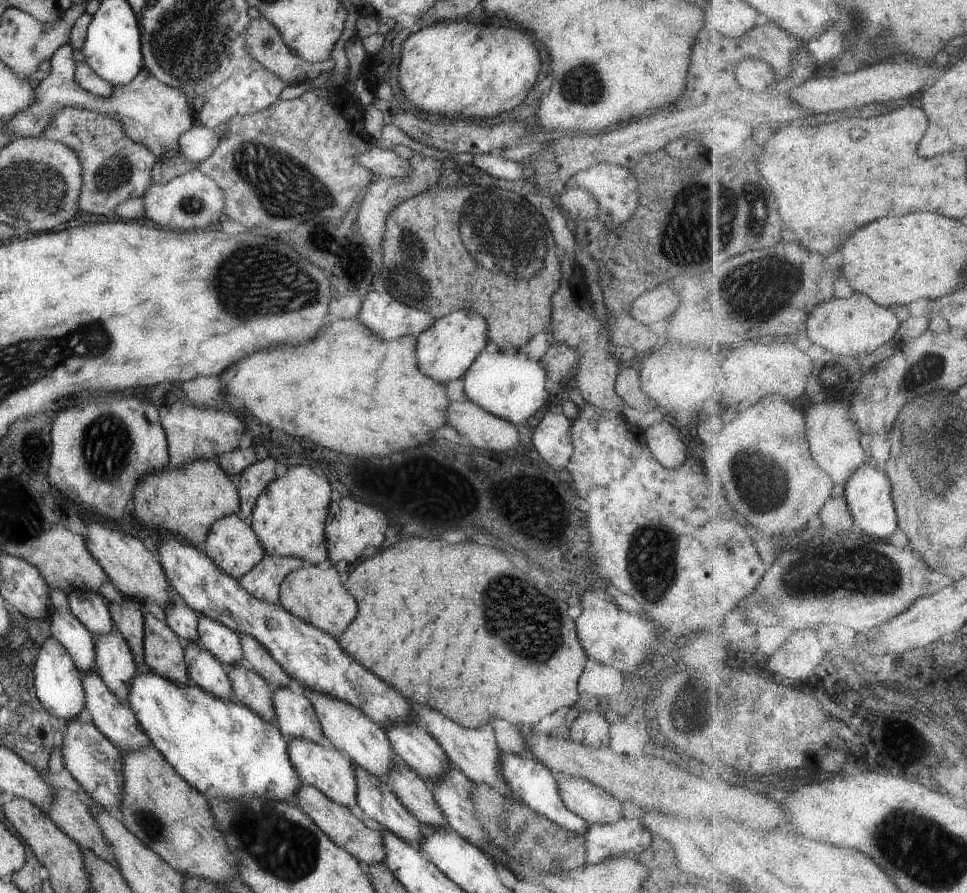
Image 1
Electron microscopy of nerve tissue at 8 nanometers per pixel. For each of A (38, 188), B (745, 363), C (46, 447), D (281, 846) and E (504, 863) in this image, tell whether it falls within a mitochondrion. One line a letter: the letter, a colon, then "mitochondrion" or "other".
A: mitochondrion
B: other
C: other
D: mitochondrion
E: other

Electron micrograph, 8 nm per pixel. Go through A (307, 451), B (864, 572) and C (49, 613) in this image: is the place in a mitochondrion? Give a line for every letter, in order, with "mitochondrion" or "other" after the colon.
A: other
B: mitochondrion
C: other

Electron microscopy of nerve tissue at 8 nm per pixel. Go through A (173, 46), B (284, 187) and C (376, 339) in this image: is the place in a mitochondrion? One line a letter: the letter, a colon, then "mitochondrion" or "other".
A: mitochondrion
B: mitochondrion
C: other

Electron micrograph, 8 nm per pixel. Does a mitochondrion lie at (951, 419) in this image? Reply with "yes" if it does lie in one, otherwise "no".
yes

